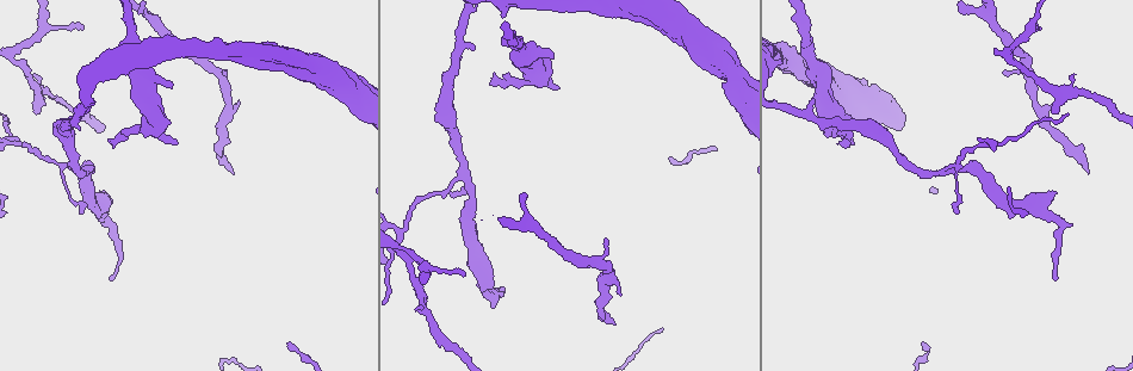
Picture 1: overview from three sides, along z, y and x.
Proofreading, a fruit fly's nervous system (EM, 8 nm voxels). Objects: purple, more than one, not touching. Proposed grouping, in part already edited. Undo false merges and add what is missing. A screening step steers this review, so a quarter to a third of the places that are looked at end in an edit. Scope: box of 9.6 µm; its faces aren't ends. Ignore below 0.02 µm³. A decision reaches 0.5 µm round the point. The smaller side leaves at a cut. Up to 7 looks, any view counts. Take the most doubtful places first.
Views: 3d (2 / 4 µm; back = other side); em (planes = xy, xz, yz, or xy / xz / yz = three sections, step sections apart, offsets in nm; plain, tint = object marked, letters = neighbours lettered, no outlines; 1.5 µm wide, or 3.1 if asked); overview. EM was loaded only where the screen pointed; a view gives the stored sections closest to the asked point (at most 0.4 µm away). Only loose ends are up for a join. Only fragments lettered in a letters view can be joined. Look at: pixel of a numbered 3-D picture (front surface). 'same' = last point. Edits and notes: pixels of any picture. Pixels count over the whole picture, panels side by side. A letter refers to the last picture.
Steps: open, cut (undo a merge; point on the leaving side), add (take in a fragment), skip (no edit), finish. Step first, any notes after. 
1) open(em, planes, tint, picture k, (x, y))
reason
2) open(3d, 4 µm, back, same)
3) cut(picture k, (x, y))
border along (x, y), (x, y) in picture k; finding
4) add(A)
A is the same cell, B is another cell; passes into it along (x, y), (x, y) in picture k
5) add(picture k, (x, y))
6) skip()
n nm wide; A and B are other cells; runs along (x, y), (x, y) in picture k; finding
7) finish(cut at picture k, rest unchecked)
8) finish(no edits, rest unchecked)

open(3d, 4 µm, picture 1, (553, 59))
thick end

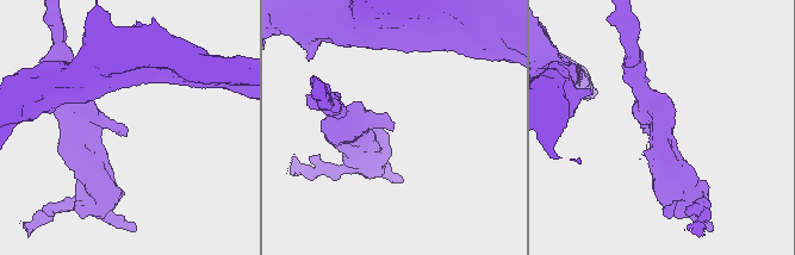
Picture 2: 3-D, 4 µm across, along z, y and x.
open(em, xz, step 4, letters, picture 2, (126, 128))

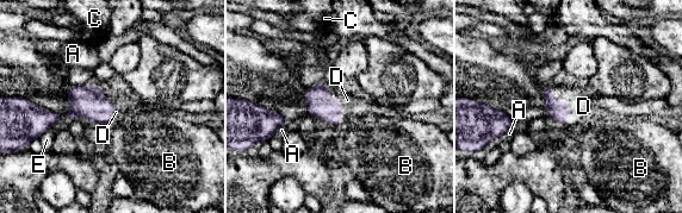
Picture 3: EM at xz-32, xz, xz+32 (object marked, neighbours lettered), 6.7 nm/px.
add(D)
D is the same cell, A, B, C and E are other cells; passes into it along (556, 110), (565, 102), (583, 106) in picture 3; it goes on there

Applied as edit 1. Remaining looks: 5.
open(3d, 4 µm, picture 1, (233, 174))
free end

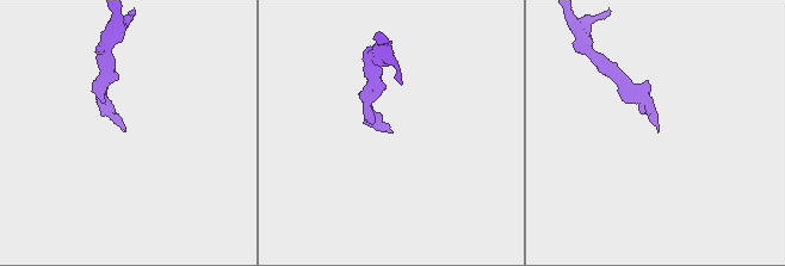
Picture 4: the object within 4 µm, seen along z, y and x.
open(em, planes, letters, picture 4, (389, 130))

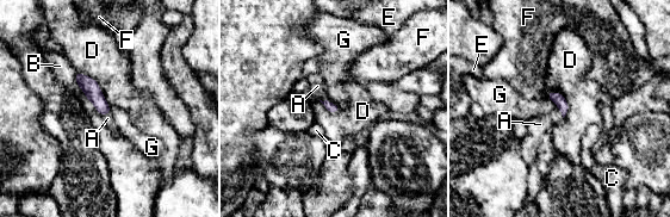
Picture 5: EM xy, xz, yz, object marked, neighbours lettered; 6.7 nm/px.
add(A)
A is the same cell, B, C, D, E, F and G are other cells; it goes on there

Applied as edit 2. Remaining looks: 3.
open(overview)

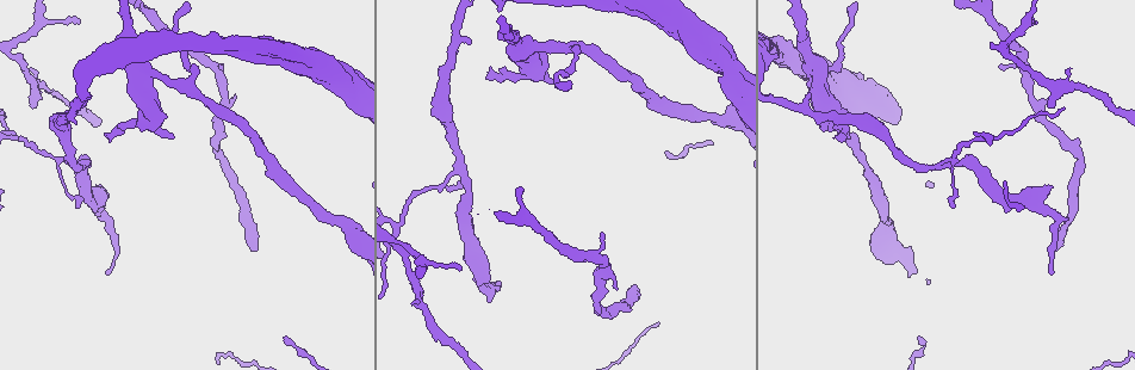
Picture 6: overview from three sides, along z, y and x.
open(em, planes, letters, picture 6, (638, 288))
long arm stops here

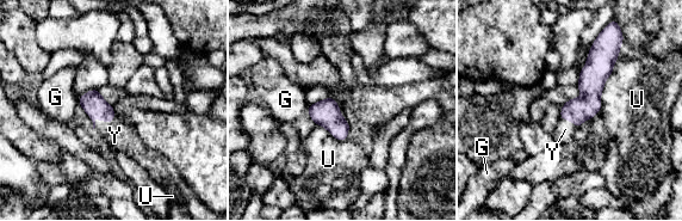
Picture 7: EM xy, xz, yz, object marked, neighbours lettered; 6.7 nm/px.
add(Y)
160 nm wide; Y is the same cell, G and U are other cells; passes into it along (92, 102), (103, 120), (115, 135) in picture 7; the cell continues

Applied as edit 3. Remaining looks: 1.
finish(add at picture 3, add at picture 5, add at picture 7, rest unchecked)

